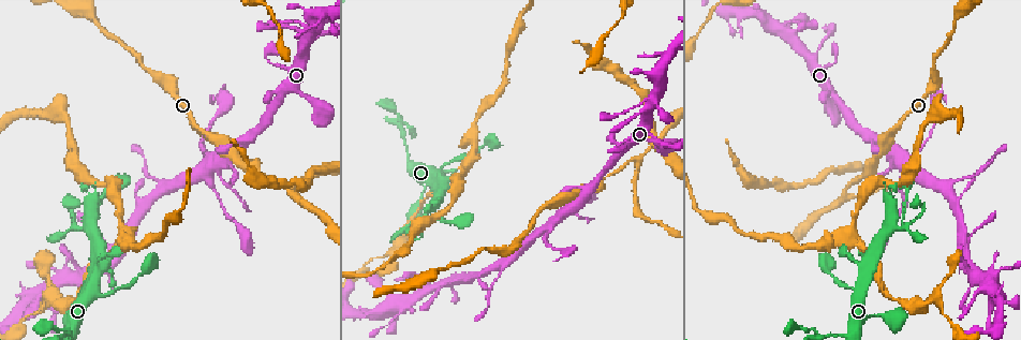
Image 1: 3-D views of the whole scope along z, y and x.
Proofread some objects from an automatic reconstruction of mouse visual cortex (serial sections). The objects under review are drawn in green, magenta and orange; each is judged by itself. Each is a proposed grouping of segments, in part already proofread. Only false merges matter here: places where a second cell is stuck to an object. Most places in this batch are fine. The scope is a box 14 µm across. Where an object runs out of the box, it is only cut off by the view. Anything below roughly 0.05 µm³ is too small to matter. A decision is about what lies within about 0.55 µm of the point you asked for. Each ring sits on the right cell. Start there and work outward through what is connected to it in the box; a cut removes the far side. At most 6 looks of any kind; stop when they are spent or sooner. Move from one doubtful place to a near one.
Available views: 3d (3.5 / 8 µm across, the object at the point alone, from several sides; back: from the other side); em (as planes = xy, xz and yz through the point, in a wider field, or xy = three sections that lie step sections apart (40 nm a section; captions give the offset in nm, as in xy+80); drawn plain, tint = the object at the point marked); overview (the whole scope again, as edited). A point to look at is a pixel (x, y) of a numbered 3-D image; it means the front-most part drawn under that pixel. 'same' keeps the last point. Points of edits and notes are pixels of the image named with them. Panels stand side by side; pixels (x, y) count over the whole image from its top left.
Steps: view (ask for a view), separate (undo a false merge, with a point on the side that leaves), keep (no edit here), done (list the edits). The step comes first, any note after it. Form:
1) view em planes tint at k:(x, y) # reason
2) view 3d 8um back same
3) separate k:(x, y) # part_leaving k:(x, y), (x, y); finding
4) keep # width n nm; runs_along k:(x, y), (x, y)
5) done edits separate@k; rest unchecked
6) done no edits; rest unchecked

view 3d 8um at 1:(293, 195) # sharp bend

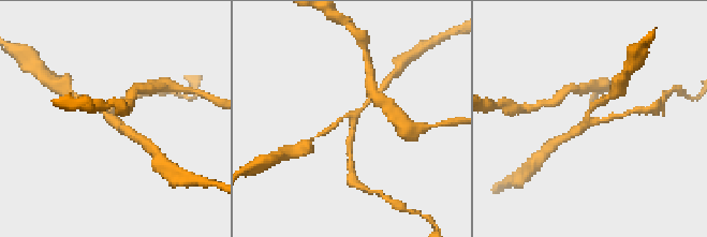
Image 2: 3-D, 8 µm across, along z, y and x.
view em planes tint at 2:(586, 123) # arms 3; arm_widths 200, 200, 200 nm

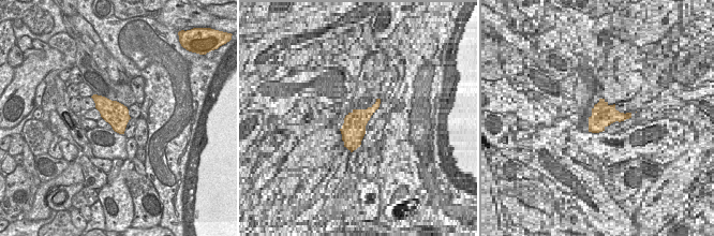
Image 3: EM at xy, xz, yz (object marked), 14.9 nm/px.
keep # width 360 nm; runs_along 2:(91, 103), (133, 134); continuous, no second cell

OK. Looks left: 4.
view 3d 3.5um at 1:(207, 170) # abrupt turn

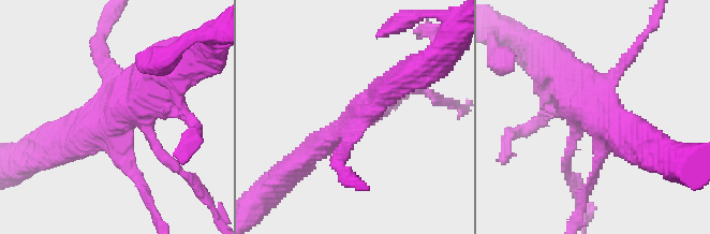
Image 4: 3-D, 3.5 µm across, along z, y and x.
view em xy step 5 plain at 4:(350, 123) # arms 4; arm_widths 150, 150, 350, 450 nm; need the tissue

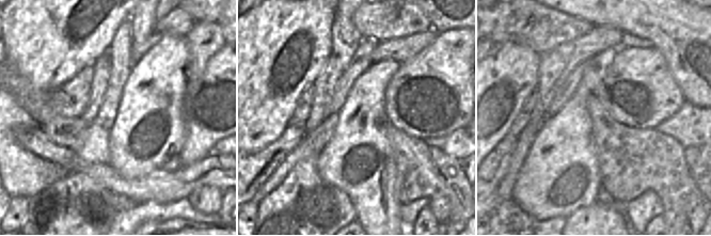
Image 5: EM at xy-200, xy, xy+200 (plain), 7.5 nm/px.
view em xy step 5 tint same # with the object marked

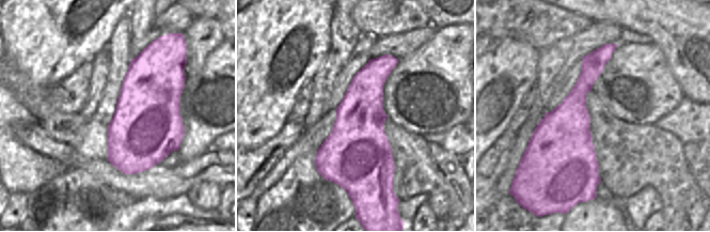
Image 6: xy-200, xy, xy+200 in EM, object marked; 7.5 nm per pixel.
keep # runs_along 4:(395, 85), (299, 162); continuous, no second cell

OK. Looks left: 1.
done no edits; rest unchecked

